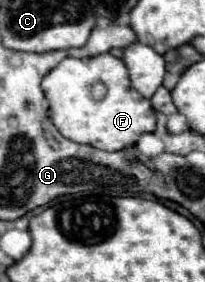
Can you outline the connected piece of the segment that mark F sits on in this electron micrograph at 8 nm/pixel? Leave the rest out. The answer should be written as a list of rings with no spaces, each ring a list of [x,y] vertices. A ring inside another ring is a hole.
[[[109,53],[91,59],[65,57],[43,77],[41,89],[49,101],[49,117],[53,125],[63,137],[75,143],[85,143],[103,151],[119,151],[135,145],[139,135],[155,131],[155,111],[151,103],[131,87],[125,63]],[[95,81],[107,85],[107,97],[103,101],[95,101],[89,95],[89,85]]]

